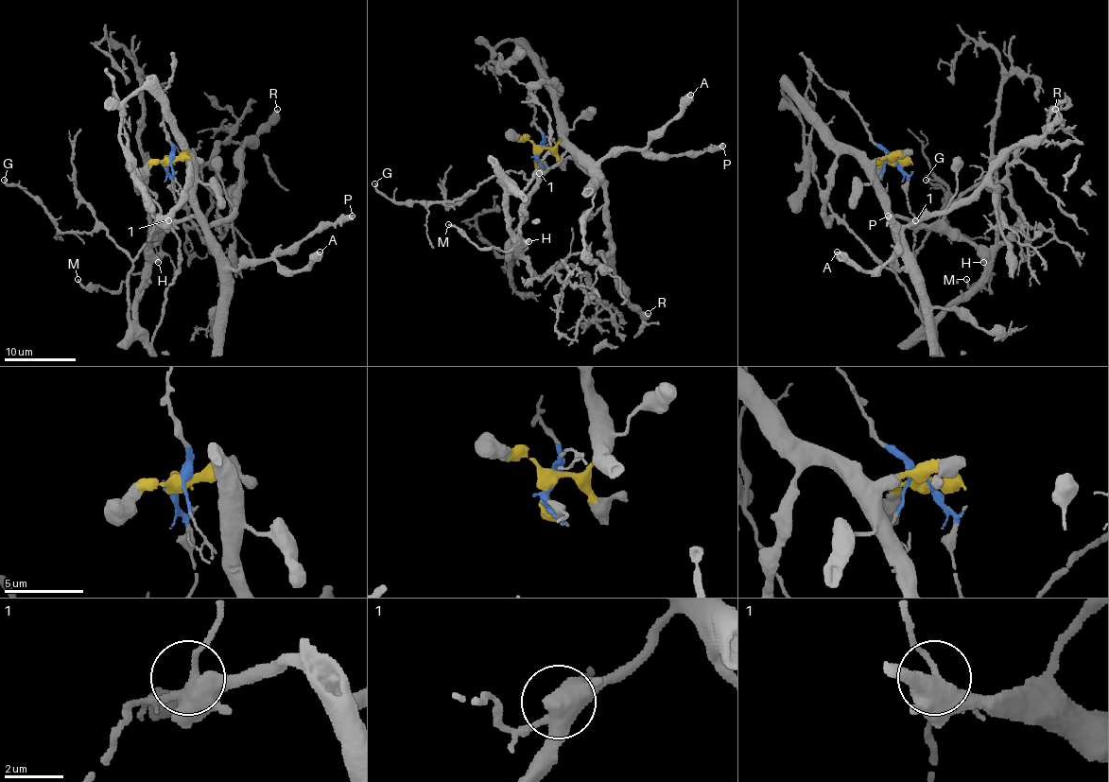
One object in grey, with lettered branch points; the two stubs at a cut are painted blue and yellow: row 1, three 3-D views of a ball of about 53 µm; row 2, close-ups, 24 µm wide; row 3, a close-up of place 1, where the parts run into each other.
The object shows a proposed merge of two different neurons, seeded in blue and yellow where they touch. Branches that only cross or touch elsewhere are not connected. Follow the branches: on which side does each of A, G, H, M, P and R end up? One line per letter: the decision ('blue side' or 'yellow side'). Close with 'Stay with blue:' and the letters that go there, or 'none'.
A: yellow side
G: blue side
H: yellow side
M: blue side
P: yellow side
R: yellow side
Stay with blue: G, M

